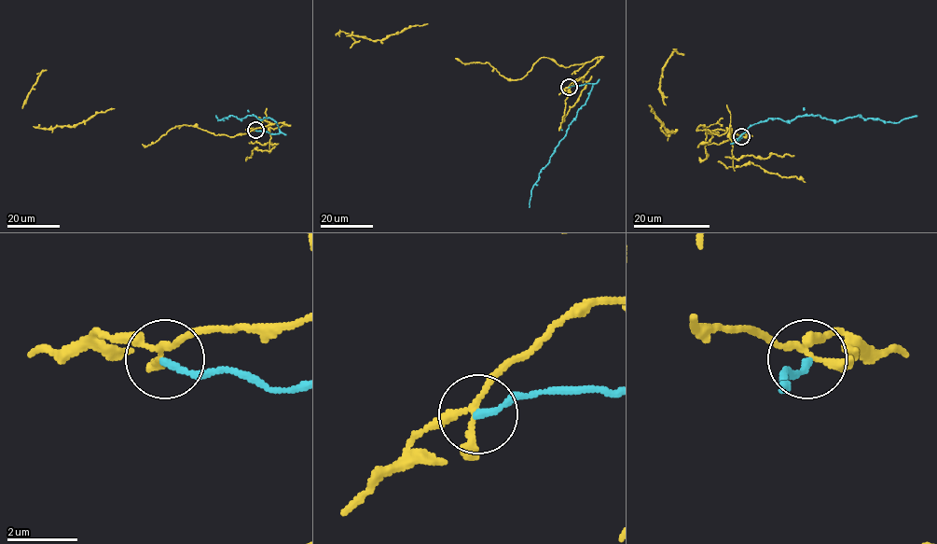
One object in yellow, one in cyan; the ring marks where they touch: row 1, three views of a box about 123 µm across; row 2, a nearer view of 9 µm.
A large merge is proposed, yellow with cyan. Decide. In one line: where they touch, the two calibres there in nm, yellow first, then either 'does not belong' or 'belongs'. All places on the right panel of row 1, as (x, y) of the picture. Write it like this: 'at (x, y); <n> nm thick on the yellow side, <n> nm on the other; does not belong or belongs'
at (741, 136); 170 nm thick on the yellow side, 200 nm on the other; does not belong

